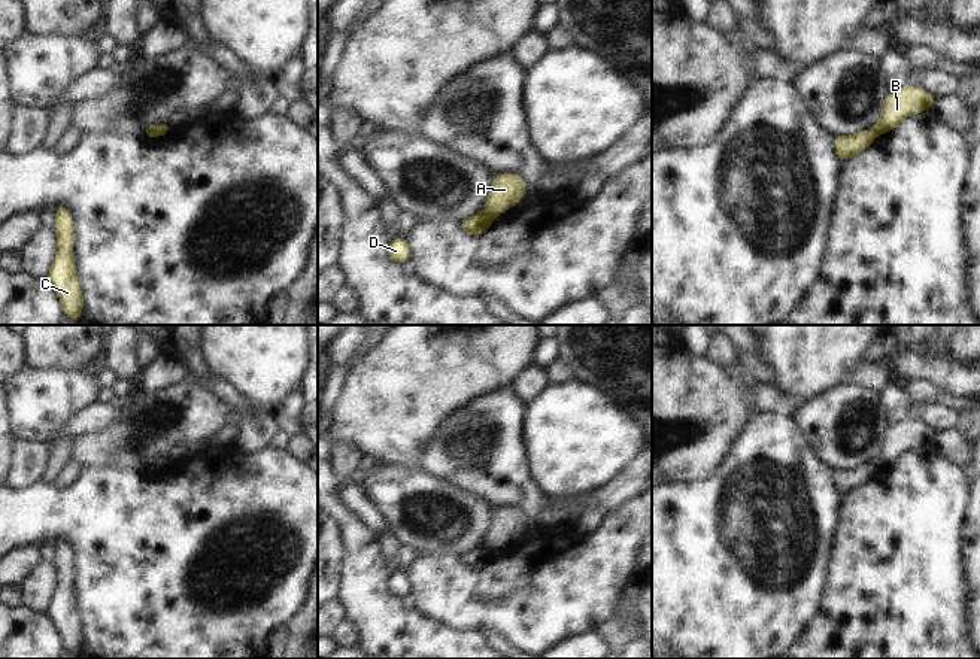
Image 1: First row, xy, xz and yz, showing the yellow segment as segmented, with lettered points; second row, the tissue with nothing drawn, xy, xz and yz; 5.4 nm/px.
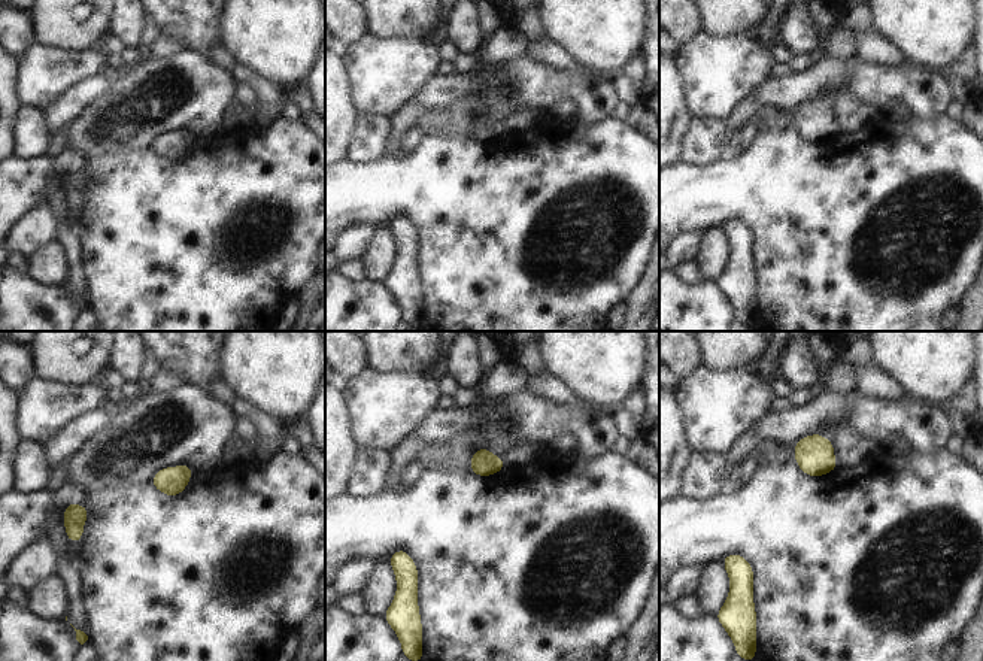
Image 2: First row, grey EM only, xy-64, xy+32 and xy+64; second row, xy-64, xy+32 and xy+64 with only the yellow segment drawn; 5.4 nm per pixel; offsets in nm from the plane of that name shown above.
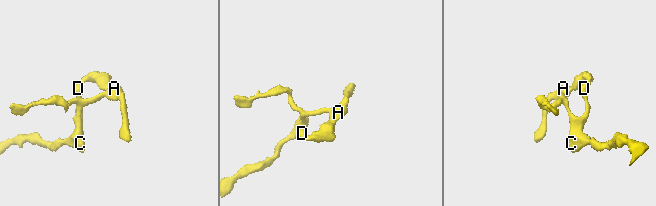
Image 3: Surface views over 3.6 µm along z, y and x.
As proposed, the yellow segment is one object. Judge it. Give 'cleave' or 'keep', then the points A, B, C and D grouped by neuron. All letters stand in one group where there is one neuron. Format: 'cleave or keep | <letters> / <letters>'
cleave | A / B C D

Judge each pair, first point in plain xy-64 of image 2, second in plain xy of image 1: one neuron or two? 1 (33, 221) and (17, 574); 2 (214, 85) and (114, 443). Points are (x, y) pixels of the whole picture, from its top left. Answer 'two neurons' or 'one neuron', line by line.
1: one neuron
2: one neuron

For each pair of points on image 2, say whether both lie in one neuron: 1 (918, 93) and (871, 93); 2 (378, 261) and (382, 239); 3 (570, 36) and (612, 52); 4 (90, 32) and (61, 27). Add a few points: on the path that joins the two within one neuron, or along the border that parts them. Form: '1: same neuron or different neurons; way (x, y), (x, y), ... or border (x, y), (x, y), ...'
1: same neuron; way (906, 90), (883, 90)
2: same neuron; way (379, 255), (382, 245)
3: same neuron; way (580, 36), (595, 36), (601, 42)
4: same neuron; way (82, 27), (69, 27)

